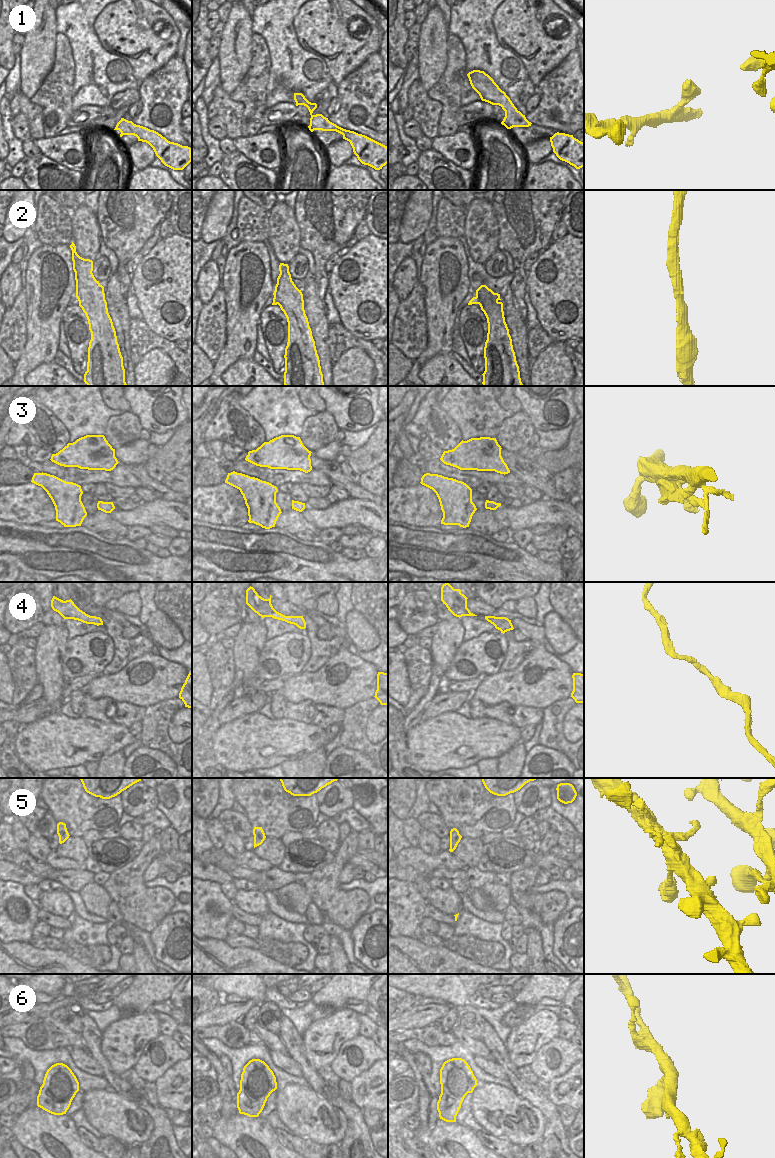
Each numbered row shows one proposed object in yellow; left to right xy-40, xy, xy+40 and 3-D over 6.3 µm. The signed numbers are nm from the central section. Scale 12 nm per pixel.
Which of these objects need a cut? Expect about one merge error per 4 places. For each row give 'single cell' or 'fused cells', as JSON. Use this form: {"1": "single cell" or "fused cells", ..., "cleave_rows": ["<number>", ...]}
{"1": "single cell", "2": "single cell", "3": "single cell", "4": "single cell", "5": "single cell", "6": "single cell", "cleave_rows": []}

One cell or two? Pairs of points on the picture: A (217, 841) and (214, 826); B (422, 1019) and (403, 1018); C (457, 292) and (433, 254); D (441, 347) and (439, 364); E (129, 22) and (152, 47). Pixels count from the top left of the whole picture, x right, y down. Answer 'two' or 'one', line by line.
A: one
B: one
C: one
D: two
E: one

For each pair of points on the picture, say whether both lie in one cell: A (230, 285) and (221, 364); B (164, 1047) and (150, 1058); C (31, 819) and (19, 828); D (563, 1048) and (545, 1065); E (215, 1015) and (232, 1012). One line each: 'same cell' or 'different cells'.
A: same cell
B: same cell
C: different cells
D: same cell
E: same cell

